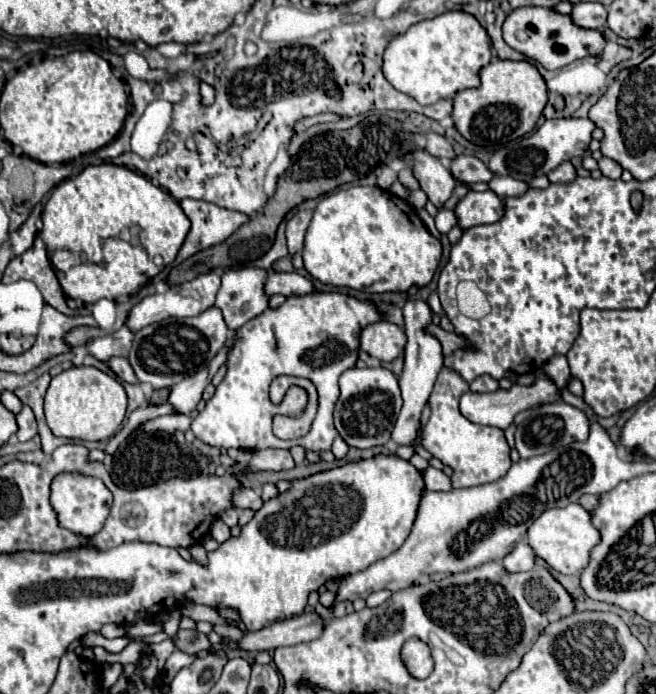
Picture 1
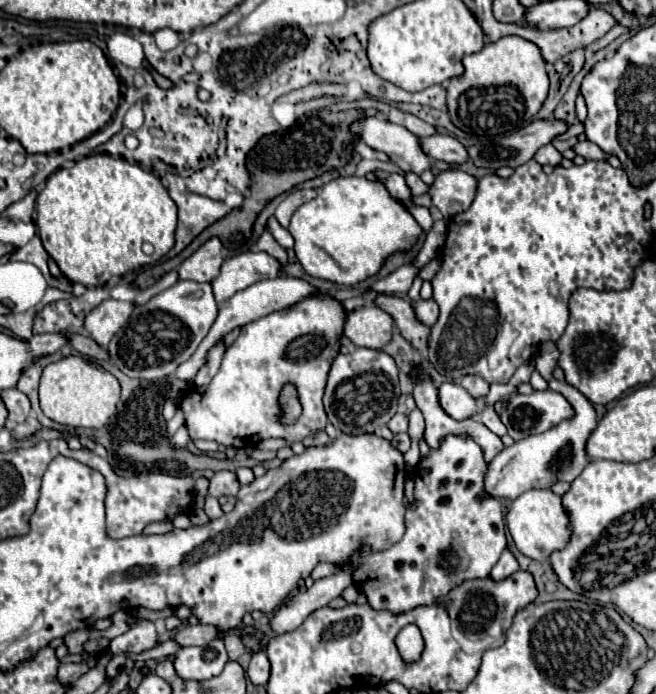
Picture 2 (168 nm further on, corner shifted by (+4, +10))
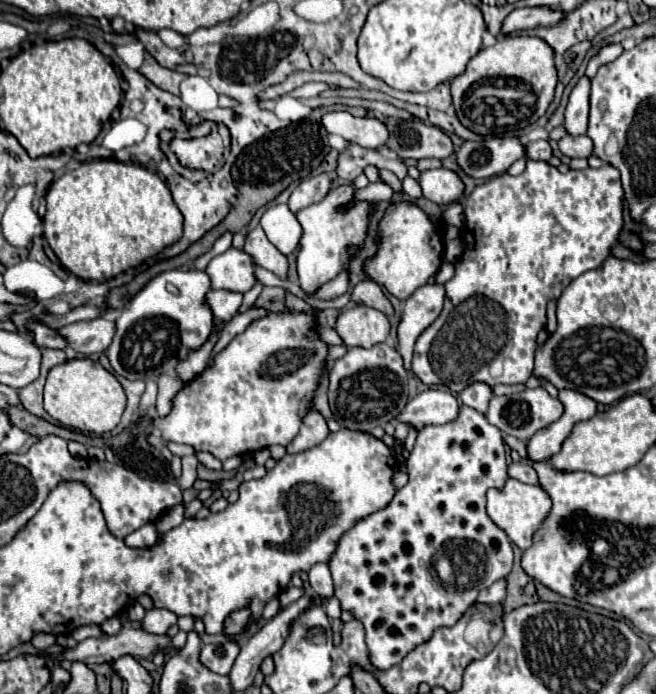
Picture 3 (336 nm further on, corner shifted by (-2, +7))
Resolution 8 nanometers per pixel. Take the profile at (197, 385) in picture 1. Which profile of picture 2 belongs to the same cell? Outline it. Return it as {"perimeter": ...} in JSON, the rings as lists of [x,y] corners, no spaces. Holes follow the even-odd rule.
{"perimeter":[[[278,276],[278,278],[260,280],[260,282],[252,284],[252,286],[248,286],[246,290],[236,292],[232,298],[228,298],[224,304],[218,306],[218,316],[216,316],[216,320],[214,320],[208,336],[200,342],[198,350],[194,352],[194,356],[192,356],[190,360],[186,360],[184,364],[178,366],[176,376],[178,376],[180,380],[184,380],[184,382],[194,380],[196,372],[198,372],[200,366],[204,364],[206,352],[214,346],[216,340],[220,340],[222,336],[226,336],[234,326],[244,326],[244,324],[248,324],[248,322],[252,322],[252,320],[258,320],[258,318],[262,318],[262,316],[266,316],[266,314],[270,314],[270,312],[284,310],[284,308],[288,308],[288,306],[292,306],[292,304],[296,304],[296,302],[300,302],[300,300],[304,300],[304,298],[316,296],[318,292],[320,292],[320,290],[314,288],[312,284],[308,284],[306,280],[302,280],[302,278],[290,278],[290,276]]]}

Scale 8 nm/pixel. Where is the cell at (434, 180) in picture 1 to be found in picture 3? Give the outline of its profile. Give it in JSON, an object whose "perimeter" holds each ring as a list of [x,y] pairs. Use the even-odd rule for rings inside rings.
{"perimeter":[[[332,111],[322,117],[322,125],[328,133],[340,135],[360,147],[380,149],[388,143],[390,131],[376,117],[354,117],[348,111]]]}

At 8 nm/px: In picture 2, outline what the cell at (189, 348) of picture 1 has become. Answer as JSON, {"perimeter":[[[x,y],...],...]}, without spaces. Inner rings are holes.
{"perimeter":[[[178,280],[174,286],[152,296],[142,308],[134,308],[130,320],[120,328],[108,344],[112,362],[120,372],[138,380],[160,380],[176,372],[178,364],[186,362],[198,344],[206,338],[210,326],[214,324],[218,306],[208,282]],[[202,290],[202,298],[188,298],[190,292]]]}

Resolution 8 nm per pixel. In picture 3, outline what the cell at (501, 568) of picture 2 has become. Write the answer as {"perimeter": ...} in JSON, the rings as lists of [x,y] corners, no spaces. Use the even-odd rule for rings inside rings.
{"perimeter":[[[506,577],[498,579],[494,585],[480,591],[478,603],[502,603],[504,597],[506,597]]]}

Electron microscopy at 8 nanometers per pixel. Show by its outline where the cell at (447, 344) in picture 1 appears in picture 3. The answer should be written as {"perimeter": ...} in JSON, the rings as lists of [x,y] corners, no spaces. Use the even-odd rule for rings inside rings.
{"perimeter":[[[364,281],[352,289],[352,301],[358,305],[368,305],[382,311],[386,317],[394,315],[394,307],[388,297],[382,293],[380,285],[374,281]]]}

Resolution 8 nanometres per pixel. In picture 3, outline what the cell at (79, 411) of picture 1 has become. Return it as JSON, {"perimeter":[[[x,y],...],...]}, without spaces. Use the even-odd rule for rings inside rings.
{"perimeter":[[[80,357],[70,359],[62,365],[56,365],[46,379],[44,387],[44,409],[46,413],[56,419],[60,425],[76,429],[80,433],[102,435],[112,431],[126,407],[126,395],[118,379],[106,371],[100,363]]]}

